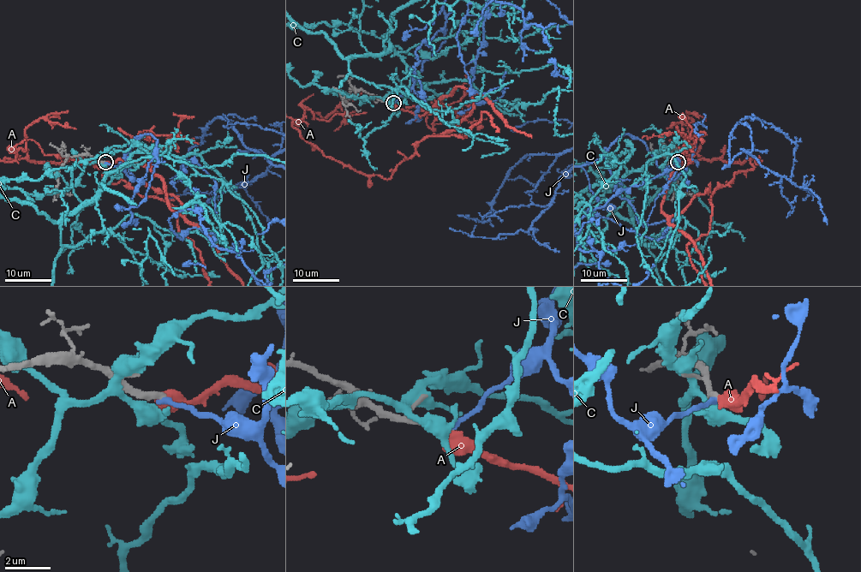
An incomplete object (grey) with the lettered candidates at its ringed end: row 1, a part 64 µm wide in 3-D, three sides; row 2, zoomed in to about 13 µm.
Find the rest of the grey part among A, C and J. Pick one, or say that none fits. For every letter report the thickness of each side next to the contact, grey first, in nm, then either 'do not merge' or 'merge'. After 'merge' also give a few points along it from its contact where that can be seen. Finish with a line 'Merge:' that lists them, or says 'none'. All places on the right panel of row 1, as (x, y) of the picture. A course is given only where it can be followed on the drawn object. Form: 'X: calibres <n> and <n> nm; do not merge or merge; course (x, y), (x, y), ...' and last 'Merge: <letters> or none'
A: calibres 300 and 700 nm; merge
C: calibres 400 and 500 nm; do not merge
J: calibres 320 and 220 nm; do not merge
Merge: A

